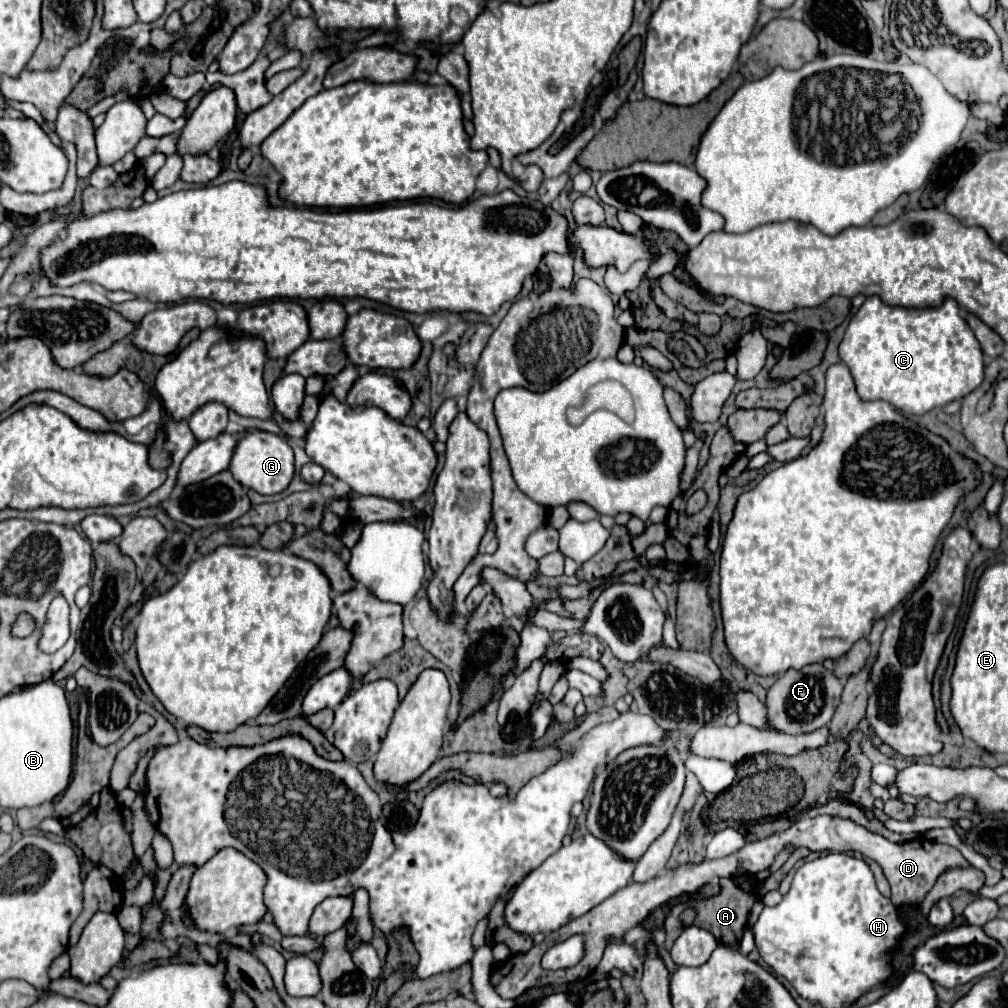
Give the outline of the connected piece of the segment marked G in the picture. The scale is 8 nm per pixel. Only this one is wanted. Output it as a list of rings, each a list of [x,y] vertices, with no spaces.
[[[263,430],[247,432],[235,446],[235,452],[233,452],[233,458],[229,464],[229,472],[233,474],[233,478],[239,484],[243,484],[245,488],[253,488],[259,494],[283,492],[295,474],[293,450],[281,436],[277,436],[273,432],[263,432]]]

